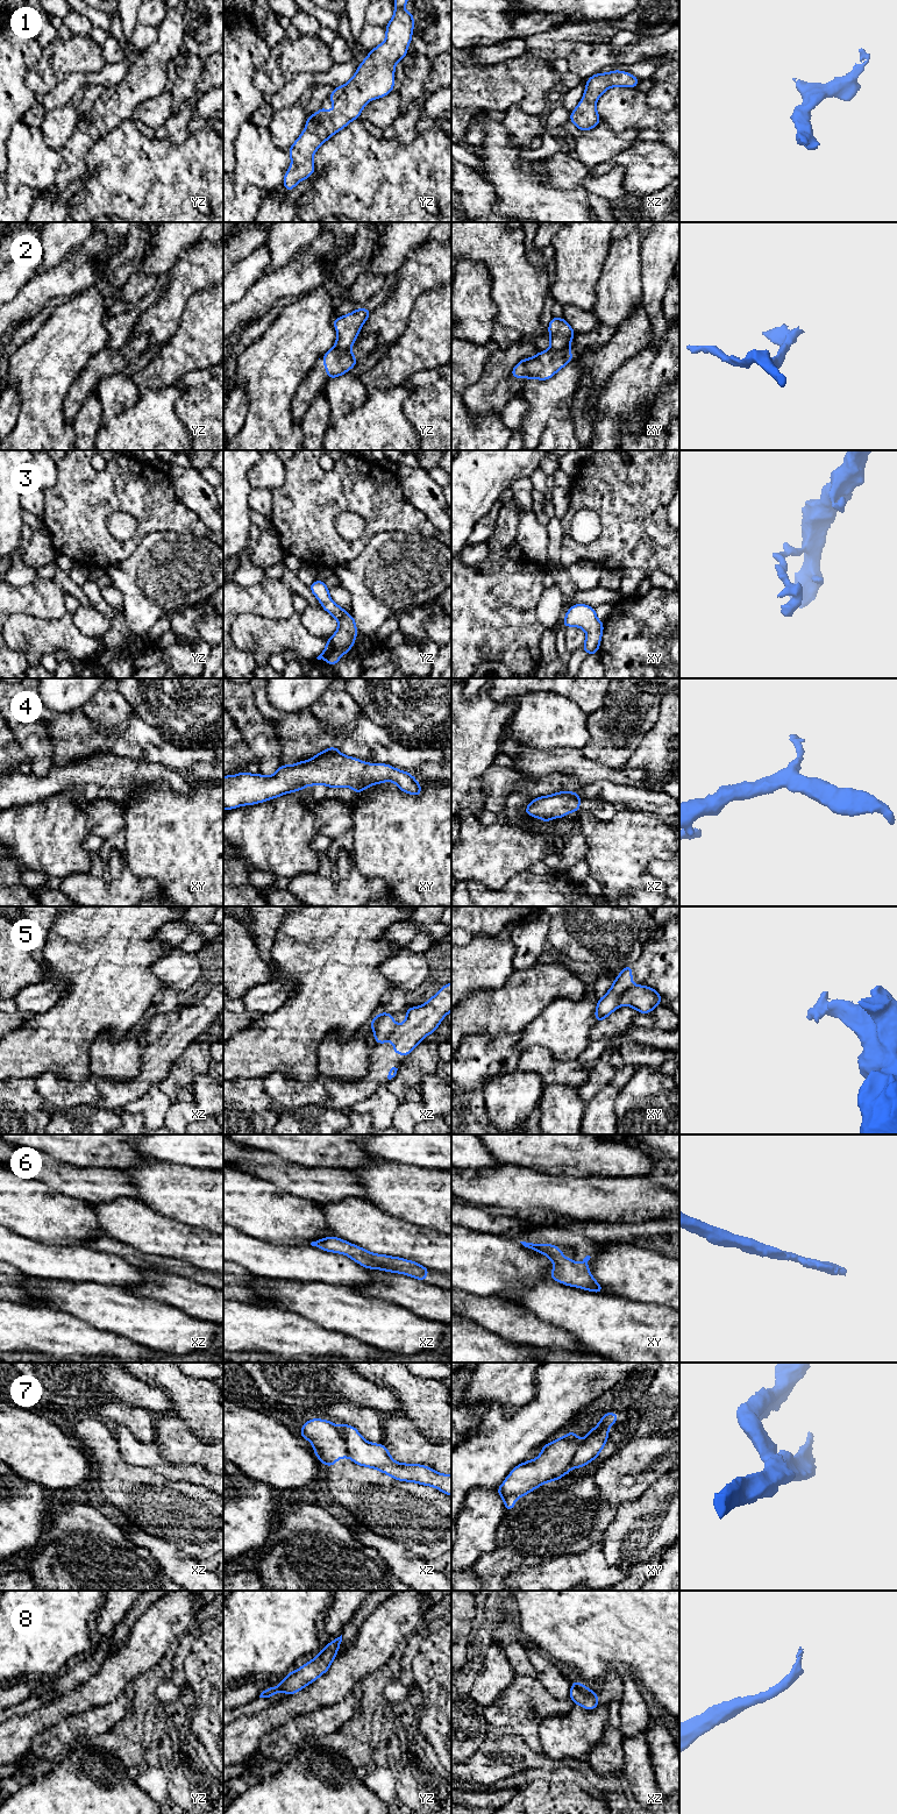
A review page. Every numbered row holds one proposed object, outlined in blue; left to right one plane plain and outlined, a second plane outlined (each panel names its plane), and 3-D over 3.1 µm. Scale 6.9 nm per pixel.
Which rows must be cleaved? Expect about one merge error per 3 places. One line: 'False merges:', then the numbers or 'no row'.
False merges: 2, 5, 7

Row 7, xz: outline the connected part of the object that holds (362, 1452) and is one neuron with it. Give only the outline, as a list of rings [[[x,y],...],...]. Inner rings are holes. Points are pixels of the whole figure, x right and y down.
[[[349,1424],[340,1425],[346,1440],[349,1458],[364,1467],[376,1468],[398,1481],[432,1486],[451,1496],[451,1475],[435,1472],[419,1464],[401,1464],[392,1459],[384,1444],[365,1440],[358,1430]]]

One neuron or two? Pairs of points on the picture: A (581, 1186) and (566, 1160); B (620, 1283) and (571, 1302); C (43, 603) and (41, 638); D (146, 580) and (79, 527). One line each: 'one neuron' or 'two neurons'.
A: two neurons
B: two neurons
C: two neurons
D: two neurons

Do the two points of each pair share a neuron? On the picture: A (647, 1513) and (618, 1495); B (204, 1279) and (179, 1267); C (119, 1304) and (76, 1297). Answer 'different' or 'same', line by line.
A: different
B: same
C: same

